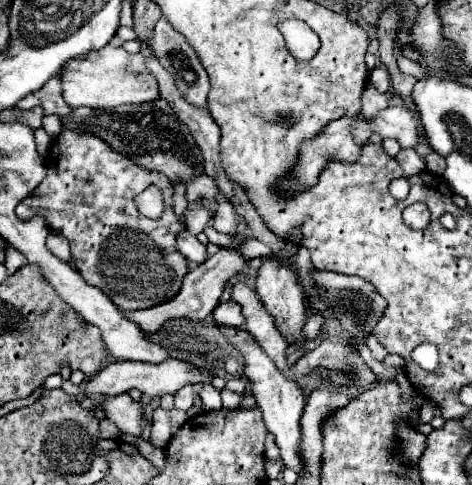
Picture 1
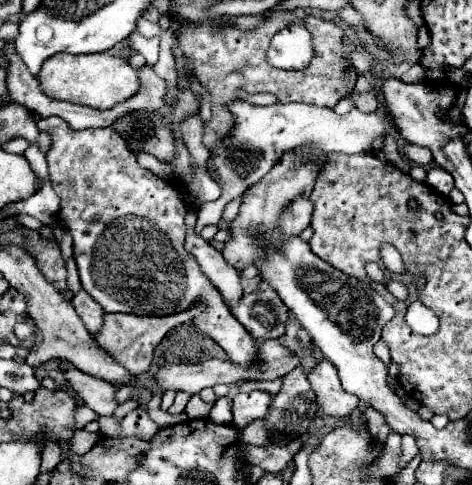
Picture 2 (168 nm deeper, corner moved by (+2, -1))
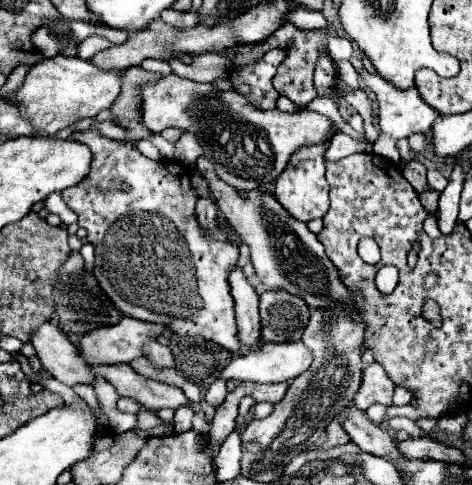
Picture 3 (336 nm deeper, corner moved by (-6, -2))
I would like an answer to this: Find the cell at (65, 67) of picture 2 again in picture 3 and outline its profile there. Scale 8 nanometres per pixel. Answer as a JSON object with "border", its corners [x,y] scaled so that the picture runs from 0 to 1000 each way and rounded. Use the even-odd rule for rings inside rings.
{"border":[[[114,115],[85,132],[72,132],[47,181],[21,198],[21,210],[42,219],[47,239],[68,247],[93,280],[114,280],[123,268],[161,256],[174,243],[203,239],[212,227],[237,223],[242,206],[258,186],[254,144],[216,144],[195,124],[174,124],[165,115]]]}

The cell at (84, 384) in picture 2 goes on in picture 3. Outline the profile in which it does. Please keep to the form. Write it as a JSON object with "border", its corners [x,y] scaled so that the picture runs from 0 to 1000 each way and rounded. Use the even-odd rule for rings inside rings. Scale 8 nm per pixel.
{"border":[[[110,664],[89,668],[76,680],[76,689],[68,689],[64,705],[76,718],[89,755],[119,784],[127,784],[140,796],[161,796],[161,792],[199,796],[203,775],[178,746],[174,730],[161,722],[148,697],[131,689]]]}

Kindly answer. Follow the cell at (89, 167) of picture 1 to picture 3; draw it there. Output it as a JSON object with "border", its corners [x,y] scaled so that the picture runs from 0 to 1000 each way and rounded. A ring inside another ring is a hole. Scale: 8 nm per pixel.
{"border":[[[203,264],[161,268],[153,272],[148,289],[182,297],[199,326],[182,367],[161,384],[140,388],[131,408],[165,441],[165,466],[186,478],[182,491],[203,520],[199,569],[233,623],[267,652],[347,668],[369,689],[428,693],[432,701],[458,705],[487,726],[517,722],[517,709],[504,701],[496,619],[483,598],[483,557],[500,548],[504,503],[487,499],[483,482],[466,470],[449,491],[432,491],[424,482],[411,437],[419,404],[403,384],[398,346],[390,346],[381,334],[314,330],[284,301],[233,289]],[[258,379],[271,379],[271,392],[258,392]]]}

